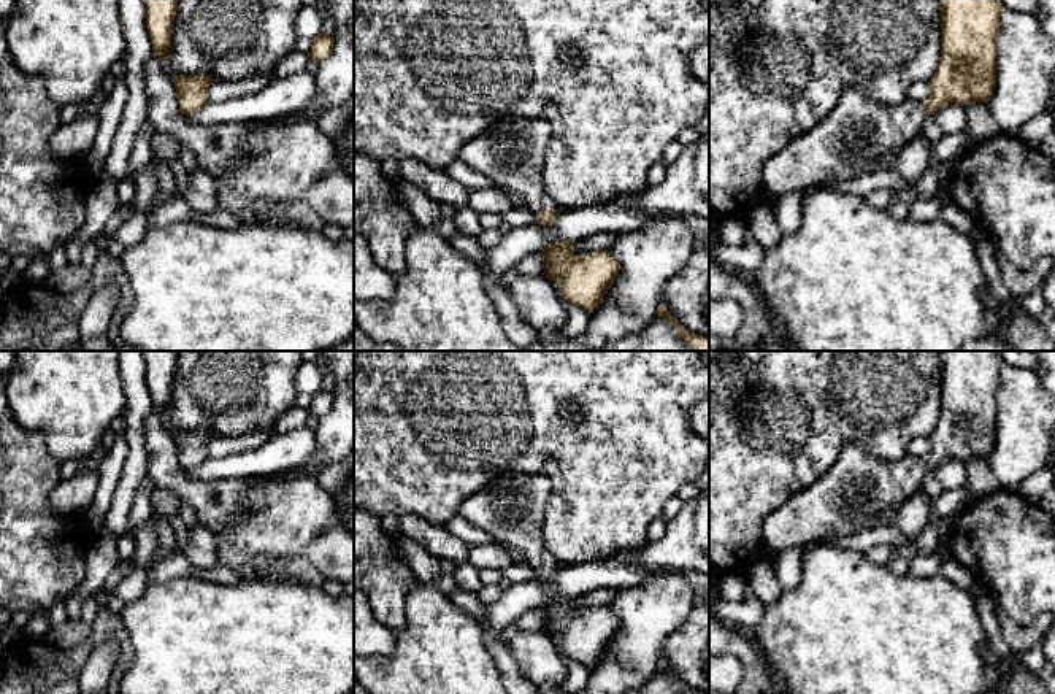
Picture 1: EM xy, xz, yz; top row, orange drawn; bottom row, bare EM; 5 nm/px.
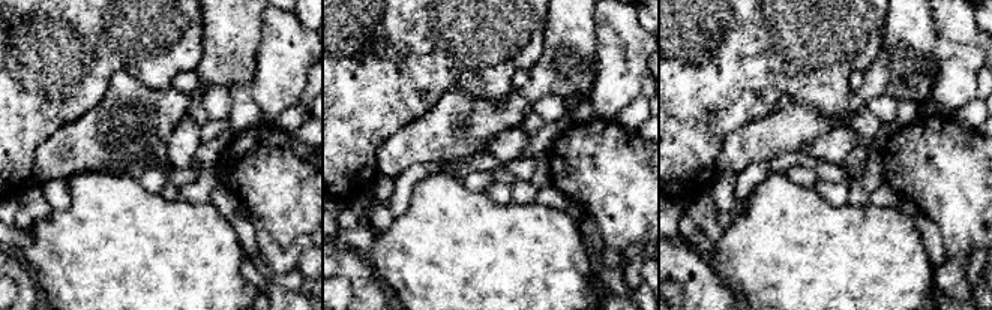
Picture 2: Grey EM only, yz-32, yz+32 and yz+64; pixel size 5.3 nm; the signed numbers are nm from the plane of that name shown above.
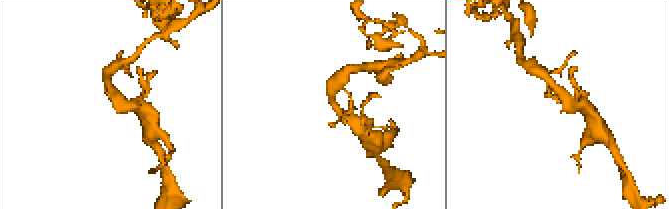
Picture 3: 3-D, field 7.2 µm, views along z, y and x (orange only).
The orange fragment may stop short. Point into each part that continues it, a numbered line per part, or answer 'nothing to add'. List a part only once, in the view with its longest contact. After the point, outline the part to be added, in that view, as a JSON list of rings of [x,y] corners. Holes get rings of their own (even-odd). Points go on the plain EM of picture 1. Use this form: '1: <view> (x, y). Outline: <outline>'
1: xz (511, 508). Outline: [[[508,472],[465,500],[458,515],[489,532],[493,543],[519,549],[533,569],[560,565],[541,534],[551,488],[544,475]]]

